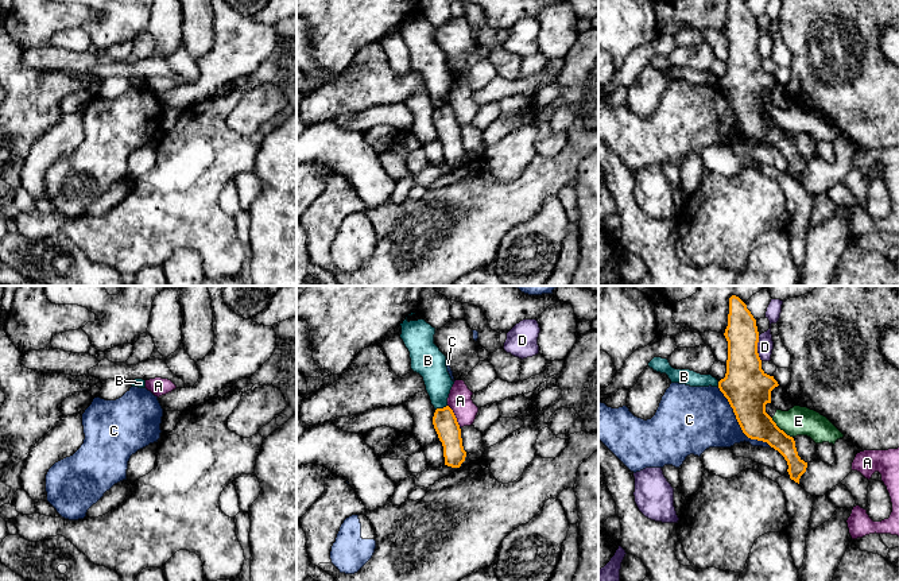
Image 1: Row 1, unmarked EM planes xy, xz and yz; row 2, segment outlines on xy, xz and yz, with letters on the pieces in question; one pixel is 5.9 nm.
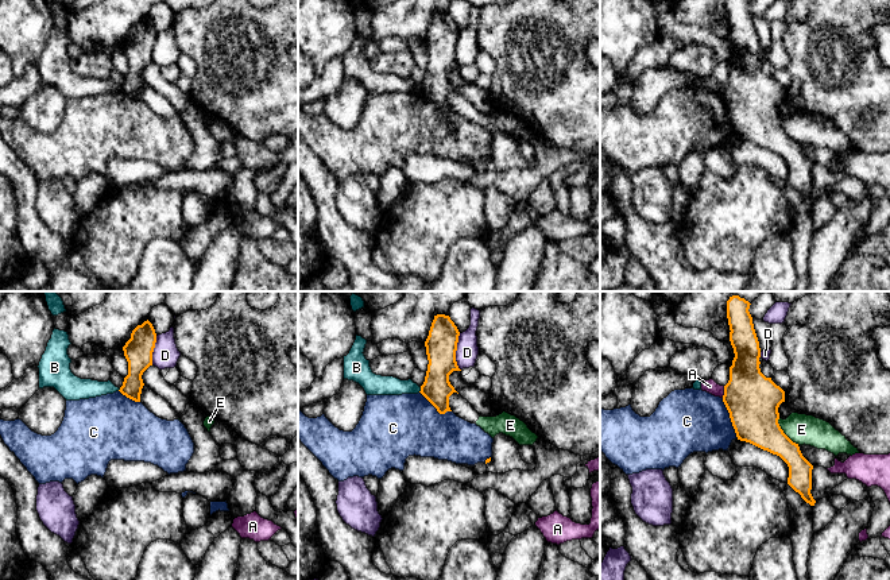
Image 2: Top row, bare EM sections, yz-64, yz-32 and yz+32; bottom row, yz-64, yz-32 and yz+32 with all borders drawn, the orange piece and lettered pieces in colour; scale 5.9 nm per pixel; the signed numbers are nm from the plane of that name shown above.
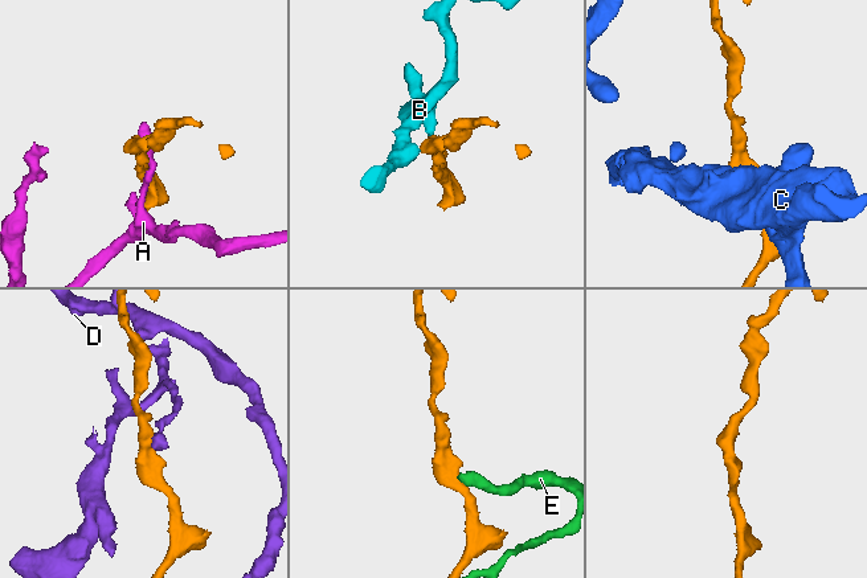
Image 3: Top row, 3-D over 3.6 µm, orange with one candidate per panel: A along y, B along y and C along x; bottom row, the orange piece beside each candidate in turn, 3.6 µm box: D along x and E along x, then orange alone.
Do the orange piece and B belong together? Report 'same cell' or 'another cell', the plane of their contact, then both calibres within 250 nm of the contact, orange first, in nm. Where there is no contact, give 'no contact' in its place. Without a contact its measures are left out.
another cell; contact in xz; calibres 140 and 160 nm

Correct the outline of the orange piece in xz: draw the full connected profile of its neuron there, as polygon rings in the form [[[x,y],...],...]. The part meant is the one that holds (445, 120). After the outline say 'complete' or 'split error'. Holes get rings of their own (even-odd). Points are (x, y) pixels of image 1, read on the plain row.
[[[449,104],[437,106],[433,123],[443,144],[445,163],[460,166],[465,159],[466,150],[462,144],[461,127],[453,108]]] | complete

